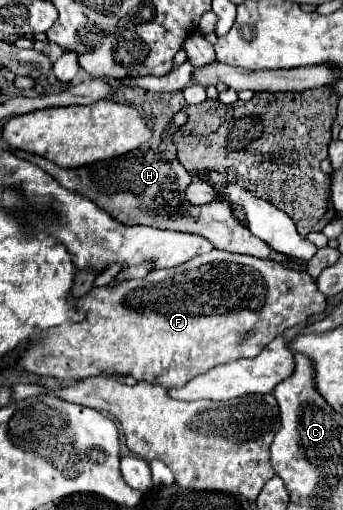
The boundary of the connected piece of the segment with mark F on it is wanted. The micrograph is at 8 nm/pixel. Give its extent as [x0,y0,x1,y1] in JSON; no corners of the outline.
[19,250,323,382]

